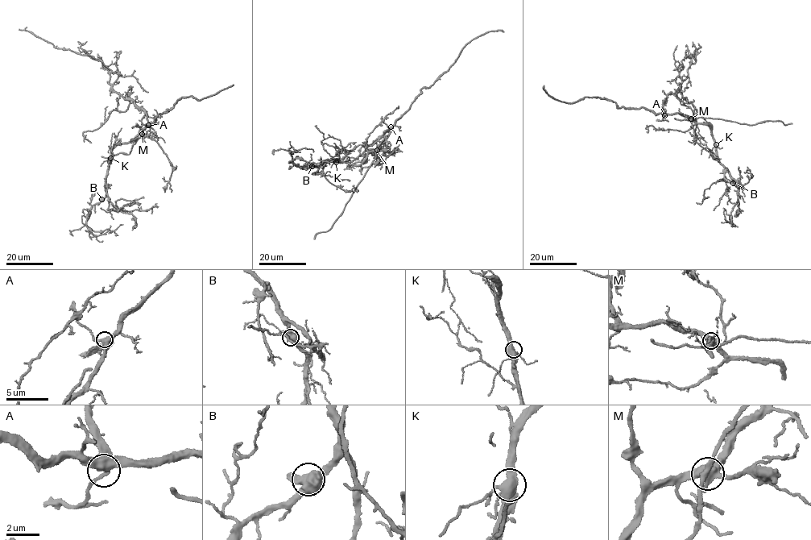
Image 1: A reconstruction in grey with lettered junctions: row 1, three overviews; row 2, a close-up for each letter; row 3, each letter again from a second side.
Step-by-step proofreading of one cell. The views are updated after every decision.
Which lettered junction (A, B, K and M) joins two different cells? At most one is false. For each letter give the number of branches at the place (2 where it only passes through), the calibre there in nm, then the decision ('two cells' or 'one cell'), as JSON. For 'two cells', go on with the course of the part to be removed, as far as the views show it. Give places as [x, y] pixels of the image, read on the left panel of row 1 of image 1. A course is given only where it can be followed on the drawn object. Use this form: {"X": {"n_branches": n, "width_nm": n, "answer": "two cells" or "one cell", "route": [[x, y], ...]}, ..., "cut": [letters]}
{"A": {"n_branches": 4, "width_nm": 480, "answer": "one cell"}, "B": {"n_branches": 4, "width_nm": 480, "answer": "one cell"}, "K": {"n_branches": 4, "width_nm": 480, "answer": "one cell"}, "M": {"n_branches": 4, "width_nm": 500, "answer": "two cells", "route": [[142, 134], [130, 154], [120, 152], [102, 157]]}, "cut": ["M"]}

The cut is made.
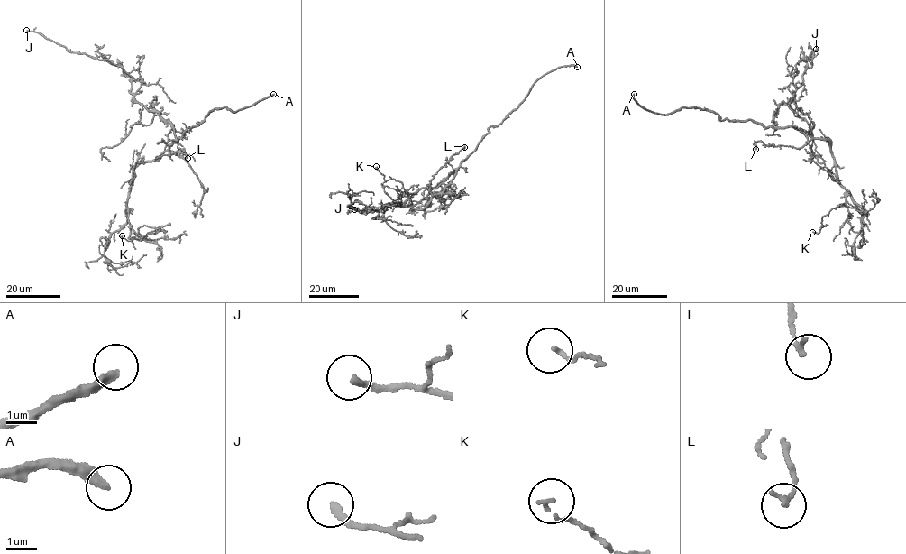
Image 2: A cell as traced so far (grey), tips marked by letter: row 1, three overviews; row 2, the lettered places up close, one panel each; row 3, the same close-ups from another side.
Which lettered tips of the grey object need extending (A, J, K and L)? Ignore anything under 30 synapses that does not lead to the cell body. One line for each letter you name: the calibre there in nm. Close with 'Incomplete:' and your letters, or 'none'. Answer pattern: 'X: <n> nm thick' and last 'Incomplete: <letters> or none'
A: 280 nm thick
Incomplete: A

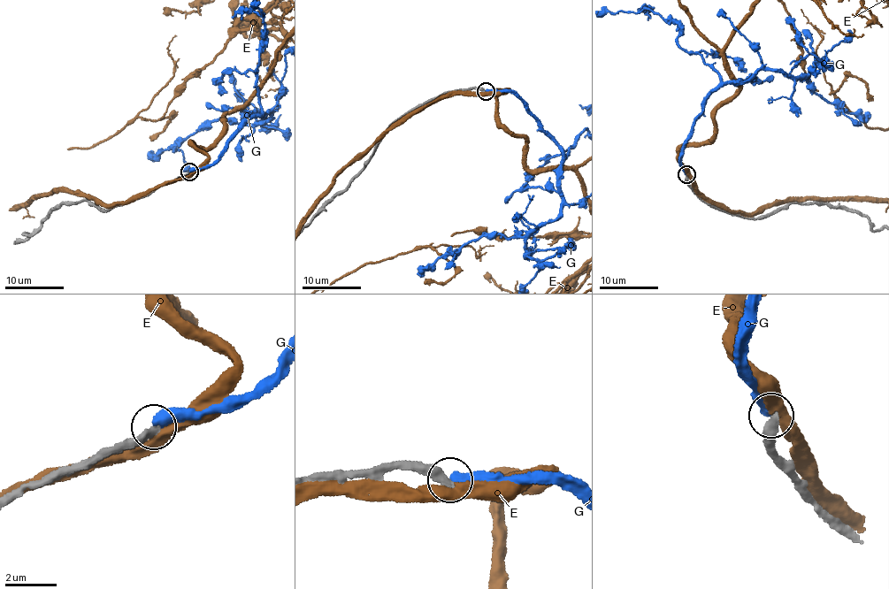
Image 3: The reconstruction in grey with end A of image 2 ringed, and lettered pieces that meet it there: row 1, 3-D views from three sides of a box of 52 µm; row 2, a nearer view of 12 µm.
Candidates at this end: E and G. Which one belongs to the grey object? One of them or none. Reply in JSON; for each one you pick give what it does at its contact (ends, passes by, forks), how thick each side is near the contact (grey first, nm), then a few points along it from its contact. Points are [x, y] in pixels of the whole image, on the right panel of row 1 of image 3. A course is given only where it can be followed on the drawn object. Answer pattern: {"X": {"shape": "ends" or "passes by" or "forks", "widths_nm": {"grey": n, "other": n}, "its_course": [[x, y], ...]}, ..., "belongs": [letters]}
{"G": {"shape": "ends", "widths_nm": {"grey": 320, "other": 480}, "its_course": [[687, 175], [682, 154], [712, 92], [759, 70], [800, 80], [807, 75], [819, 96], [845, 111], [869, 114]]}, "belongs": ["G"]}

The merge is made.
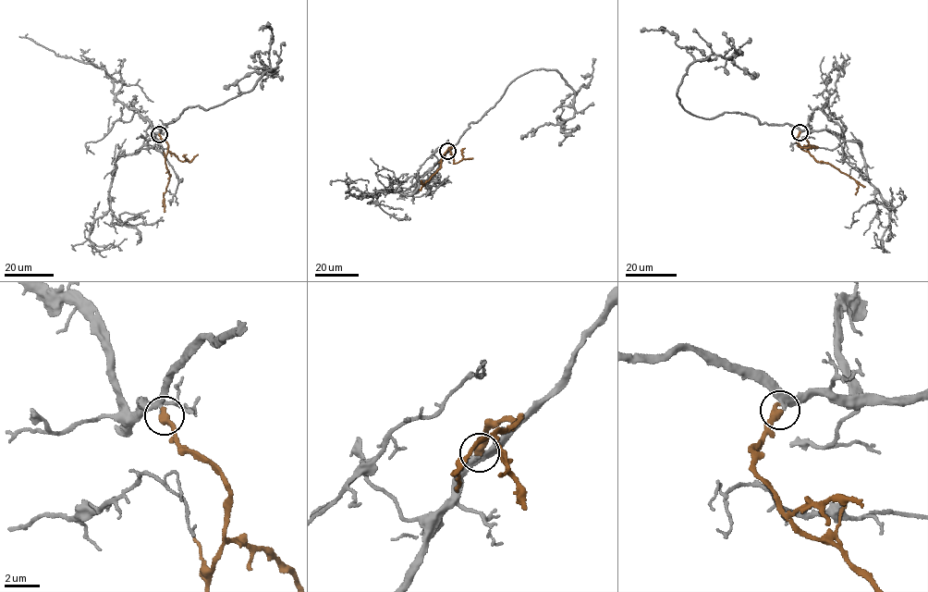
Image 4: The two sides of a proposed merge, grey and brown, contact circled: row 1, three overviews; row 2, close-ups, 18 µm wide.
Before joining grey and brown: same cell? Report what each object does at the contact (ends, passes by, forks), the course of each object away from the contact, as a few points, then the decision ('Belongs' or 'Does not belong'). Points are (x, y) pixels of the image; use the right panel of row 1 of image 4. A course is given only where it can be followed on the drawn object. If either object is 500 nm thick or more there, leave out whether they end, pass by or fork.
At the ring grey passes by. At the ring brown ends. Course of grey: (800, 132), (736, 112), (698, 117), (677, 95), (690, 64), (711, 55), (731, 57), (759, 74). Course of brown: (800, 132), (796, 140), (799, 146), (815, 160), (829, 163), (854, 179), (858, 184), (855, 194). Does not belong

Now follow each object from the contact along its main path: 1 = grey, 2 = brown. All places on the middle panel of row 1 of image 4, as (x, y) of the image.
1: (447, 152), (517, 78), (533, 70), (555, 69), (573, 91), (574, 115), (560, 124), (543, 125), (521, 139)
2: (447, 152), (441, 157), (440, 168), (423, 185), (421, 180)

